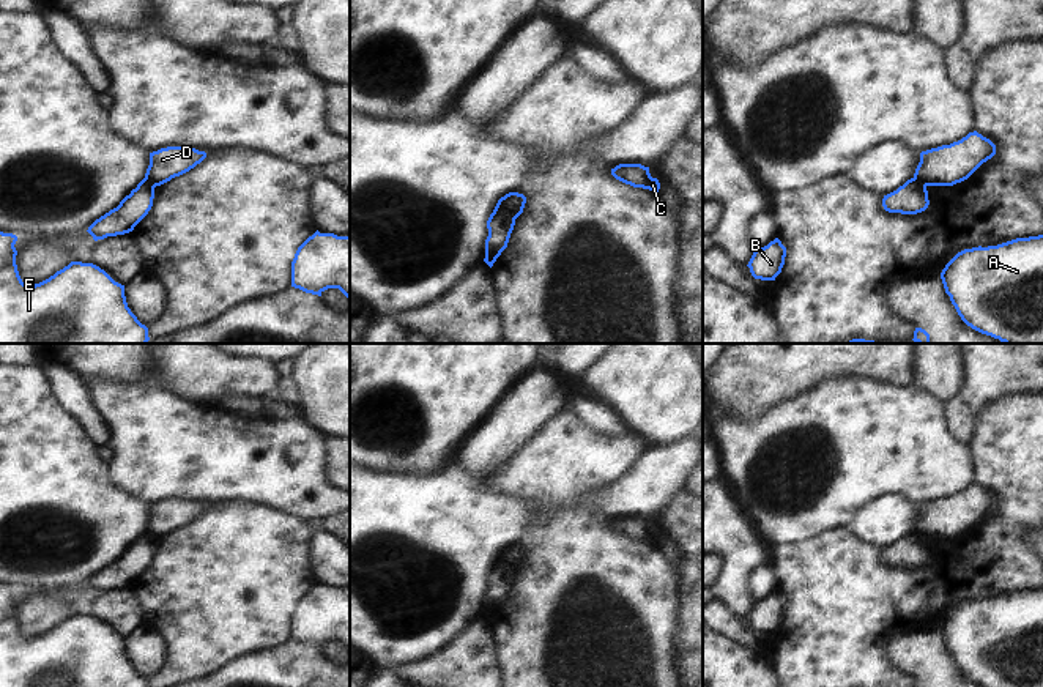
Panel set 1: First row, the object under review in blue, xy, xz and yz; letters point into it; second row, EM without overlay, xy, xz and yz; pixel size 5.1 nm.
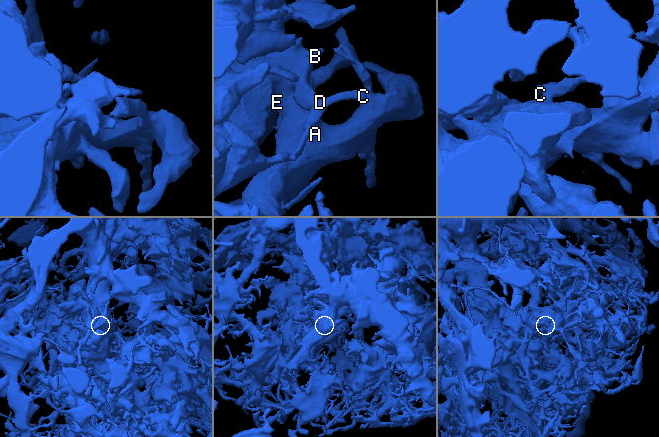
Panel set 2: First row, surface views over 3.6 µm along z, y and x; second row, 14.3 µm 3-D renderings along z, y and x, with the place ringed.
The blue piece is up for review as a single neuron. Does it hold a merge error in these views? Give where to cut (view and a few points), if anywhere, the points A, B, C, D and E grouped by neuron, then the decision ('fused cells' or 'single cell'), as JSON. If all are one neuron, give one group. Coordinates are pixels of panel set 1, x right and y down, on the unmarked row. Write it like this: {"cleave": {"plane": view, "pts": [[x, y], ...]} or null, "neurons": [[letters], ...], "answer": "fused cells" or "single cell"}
{"cleave": {"plane": "yz", "pts": [[914, 530], [925, 539]]}, "neurons": [["A", "B", "E"], ["C", "D"]], "answer": "fused cells"}

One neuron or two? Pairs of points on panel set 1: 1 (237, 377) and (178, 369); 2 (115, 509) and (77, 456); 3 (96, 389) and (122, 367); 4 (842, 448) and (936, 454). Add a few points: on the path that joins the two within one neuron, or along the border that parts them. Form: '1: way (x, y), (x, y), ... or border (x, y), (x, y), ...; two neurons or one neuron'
1: way (222, 377), (208, 377), (193, 369); one neuron
2: way (103, 497), (77, 468); one neuron
3: border (84, 380), (114, 380), (139, 383), (142, 386); two neurons
4: way (865, 448), (906, 448), (913, 454); one neuron

